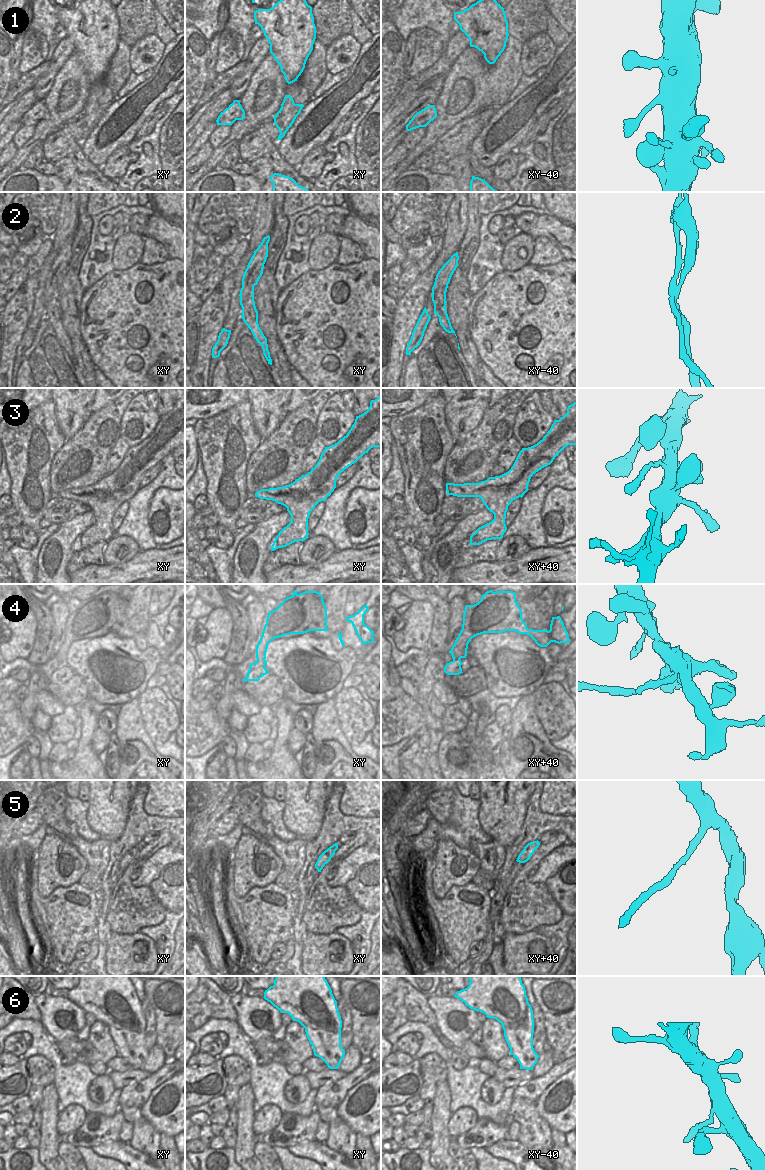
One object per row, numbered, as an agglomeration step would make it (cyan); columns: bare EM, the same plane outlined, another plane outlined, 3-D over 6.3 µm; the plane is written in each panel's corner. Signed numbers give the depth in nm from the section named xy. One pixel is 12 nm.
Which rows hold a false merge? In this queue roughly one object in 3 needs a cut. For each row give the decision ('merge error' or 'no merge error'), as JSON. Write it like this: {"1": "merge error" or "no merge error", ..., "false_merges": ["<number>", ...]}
{"1": "no merge error", "2": "merge error", "3": "no merge error", "4": "merge error", "5": "no merge error", "6": "no merge error", "false_merges": ["2", "4"]}

